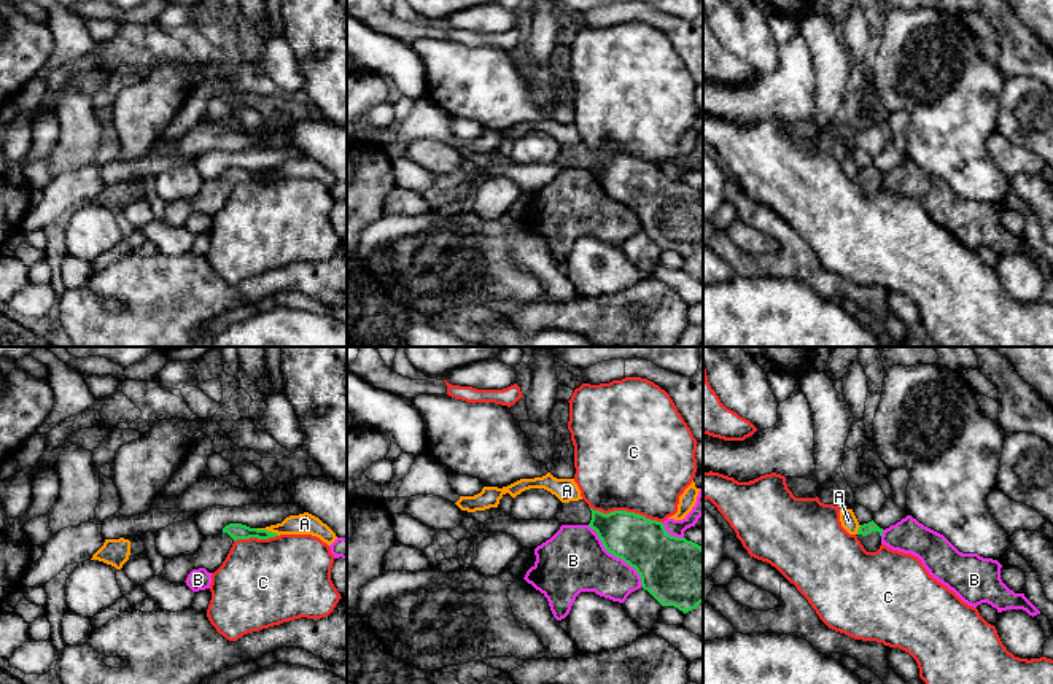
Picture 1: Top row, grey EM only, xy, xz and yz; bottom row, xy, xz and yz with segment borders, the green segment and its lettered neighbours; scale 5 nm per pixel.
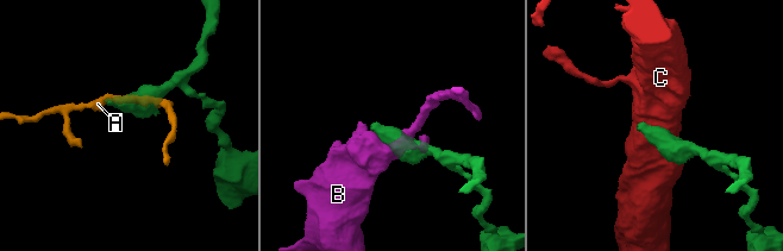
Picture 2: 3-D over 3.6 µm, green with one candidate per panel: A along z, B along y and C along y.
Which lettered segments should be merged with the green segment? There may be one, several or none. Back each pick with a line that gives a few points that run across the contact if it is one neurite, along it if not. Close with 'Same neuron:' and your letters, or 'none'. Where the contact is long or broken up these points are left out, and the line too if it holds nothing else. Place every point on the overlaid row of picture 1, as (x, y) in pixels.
Same neuron: none

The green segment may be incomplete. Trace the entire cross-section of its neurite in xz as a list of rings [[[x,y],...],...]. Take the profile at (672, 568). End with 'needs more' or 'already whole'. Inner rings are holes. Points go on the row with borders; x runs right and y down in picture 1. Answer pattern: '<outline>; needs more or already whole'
[[[584,499],[561,503],[555,519],[561,525],[589,525],[595,530],[604,549],[635,568],[643,589],[662,606],[674,606],[686,614],[703,603],[703,547],[668,534],[662,522],[627,511],[603,514]]]; needs more

